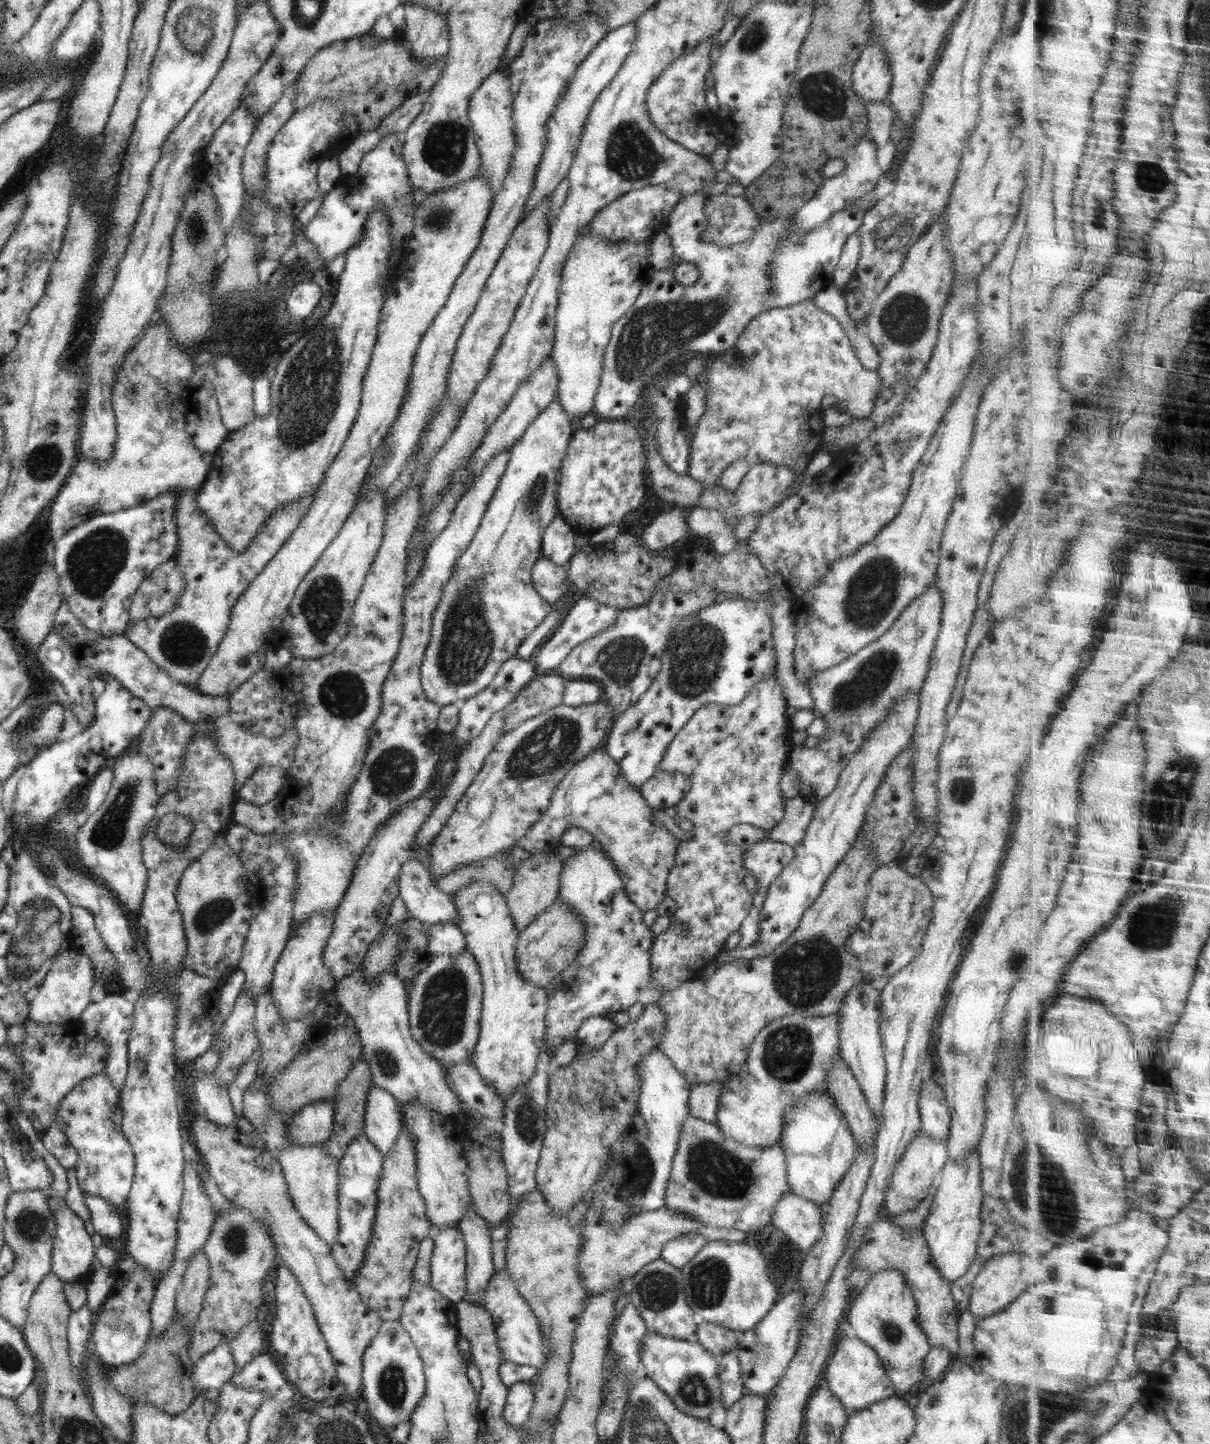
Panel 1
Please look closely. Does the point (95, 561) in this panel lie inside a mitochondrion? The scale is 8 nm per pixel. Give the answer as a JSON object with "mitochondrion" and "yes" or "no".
{"mitochondrion":"yes"}

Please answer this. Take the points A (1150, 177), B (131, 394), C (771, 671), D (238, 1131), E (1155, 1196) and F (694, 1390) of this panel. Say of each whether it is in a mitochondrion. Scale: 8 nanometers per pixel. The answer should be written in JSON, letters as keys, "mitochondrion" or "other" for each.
{"A":"mitochondrion","B":"mitochondrion","C":"other","D":"other","E":"mitochondrion","F":"mitochondrion"}

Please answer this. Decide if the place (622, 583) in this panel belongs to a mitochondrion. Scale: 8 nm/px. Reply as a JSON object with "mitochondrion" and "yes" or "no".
{"mitochondrion":"no"}

